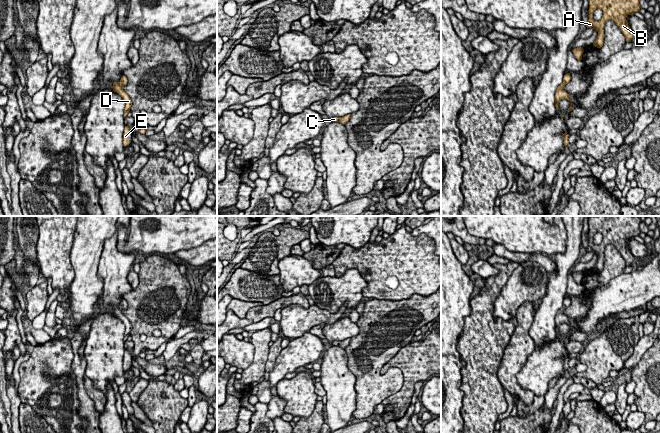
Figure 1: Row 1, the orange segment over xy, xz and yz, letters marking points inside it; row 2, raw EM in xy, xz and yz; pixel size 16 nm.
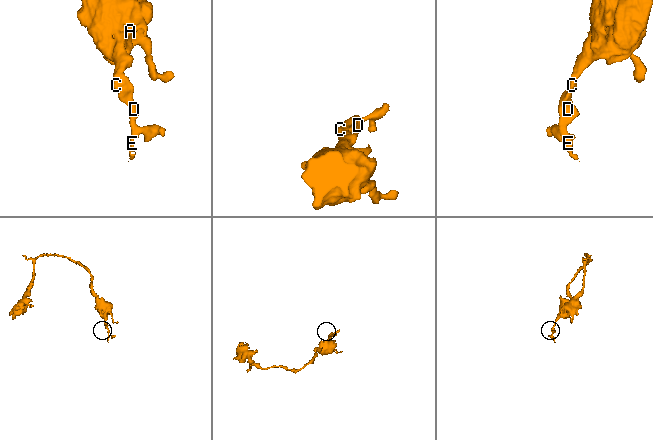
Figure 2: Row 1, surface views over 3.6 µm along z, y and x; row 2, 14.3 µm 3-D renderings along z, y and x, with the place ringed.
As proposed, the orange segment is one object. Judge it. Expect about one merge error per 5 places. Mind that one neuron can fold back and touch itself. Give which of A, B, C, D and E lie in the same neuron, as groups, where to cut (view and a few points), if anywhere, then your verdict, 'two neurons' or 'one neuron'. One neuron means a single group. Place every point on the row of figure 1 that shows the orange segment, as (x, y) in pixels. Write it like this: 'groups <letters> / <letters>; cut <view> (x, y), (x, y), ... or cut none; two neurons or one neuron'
groups A B C D E; cut none; one neuron

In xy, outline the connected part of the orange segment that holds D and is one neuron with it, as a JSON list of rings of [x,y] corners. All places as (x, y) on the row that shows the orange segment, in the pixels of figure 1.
[[[125,75],[121,77],[121,80],[119,82],[113,83],[113,91],[118,93],[123,100],[125,101],[125,108],[124,108],[124,118],[127,117],[128,113],[130,112],[130,108],[132,106],[132,101],[128,94],[123,90],[123,86],[126,85],[128,82]]]

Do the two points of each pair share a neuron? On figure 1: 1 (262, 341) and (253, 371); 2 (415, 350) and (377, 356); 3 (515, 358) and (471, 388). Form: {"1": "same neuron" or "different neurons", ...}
{"1": "same neuron", "2": "different neurons", "3": "different neurons"}

